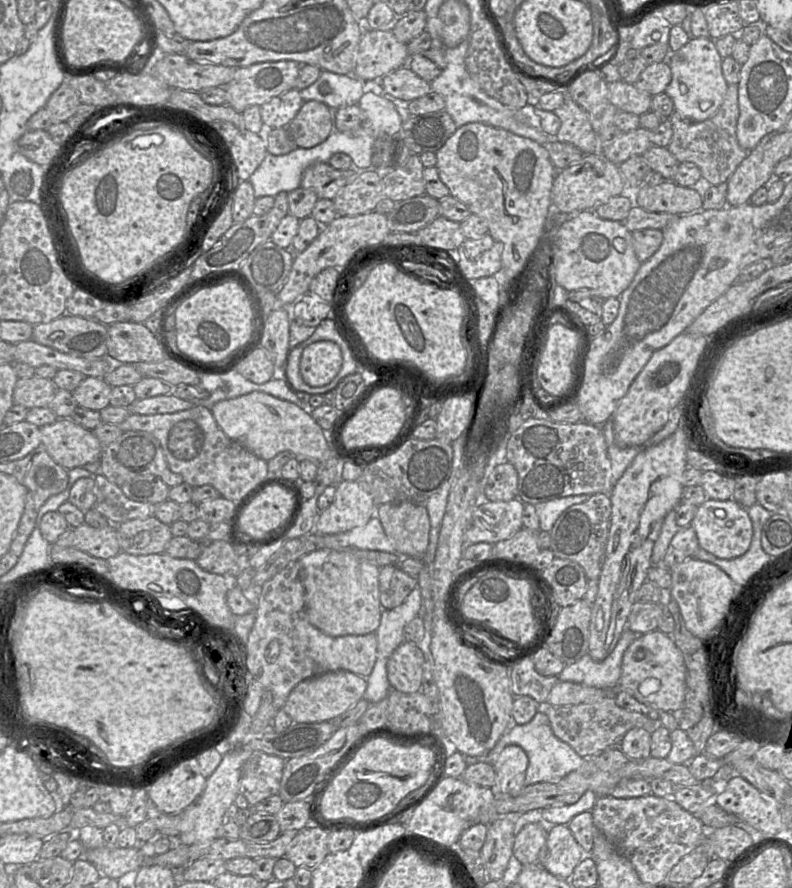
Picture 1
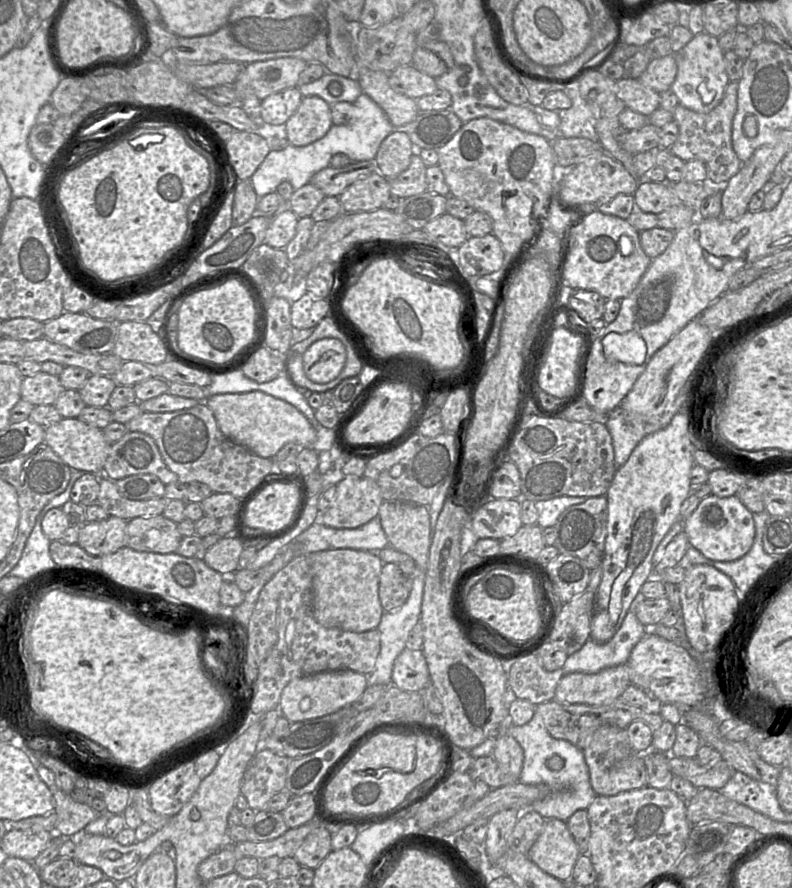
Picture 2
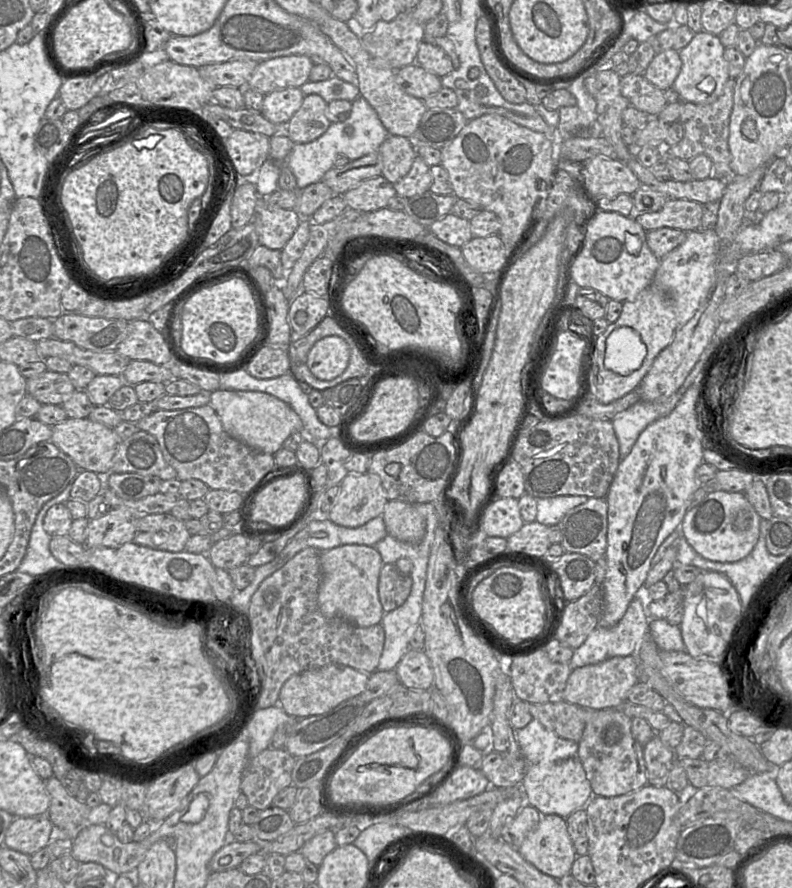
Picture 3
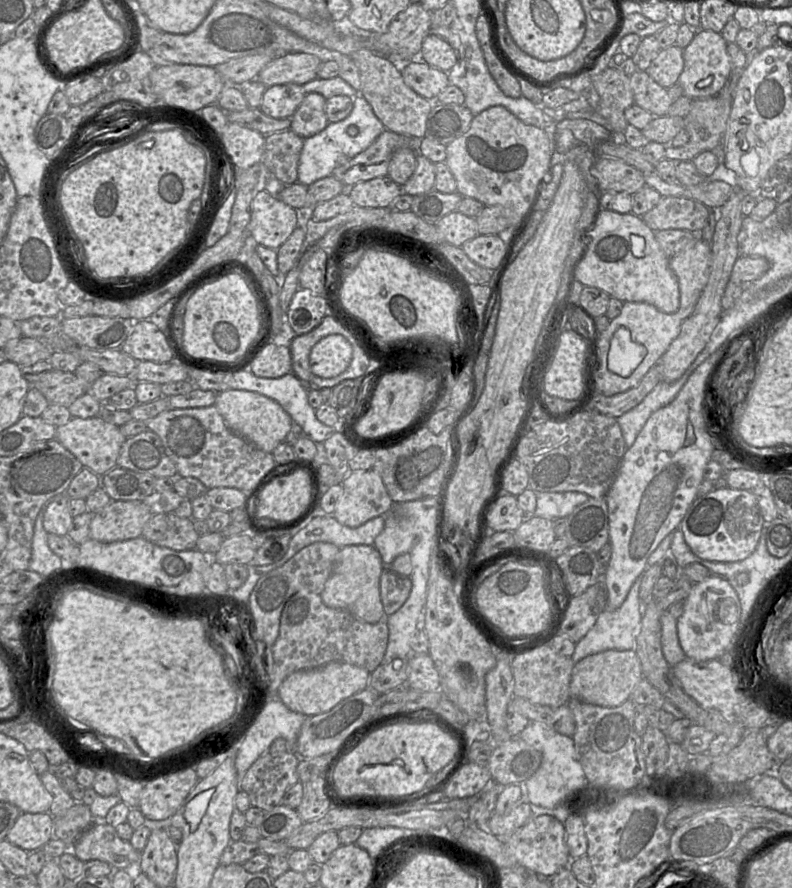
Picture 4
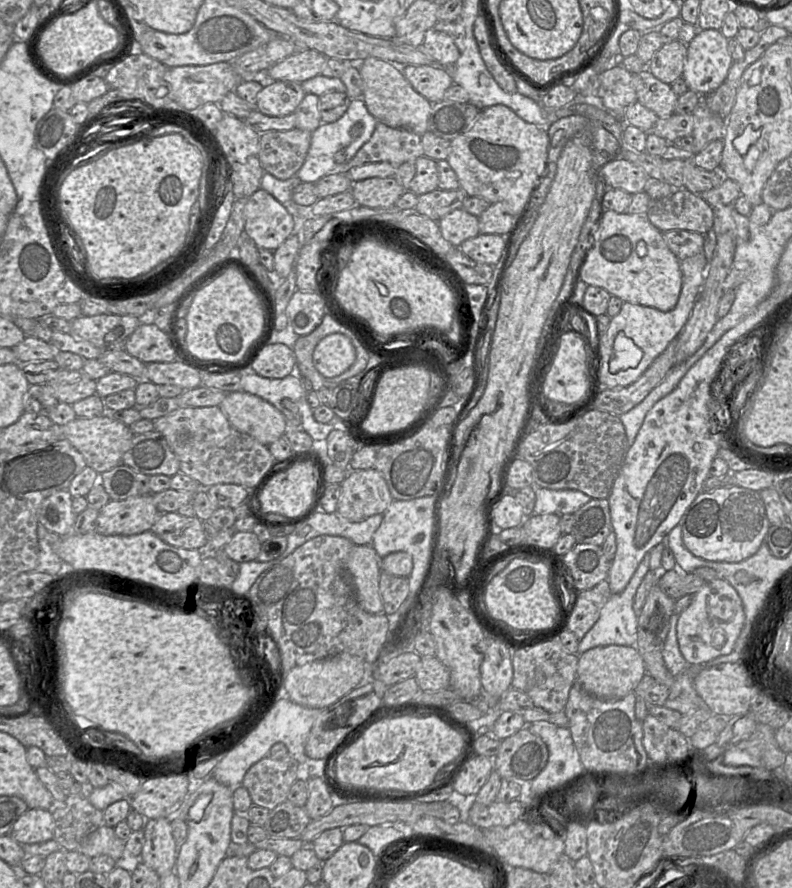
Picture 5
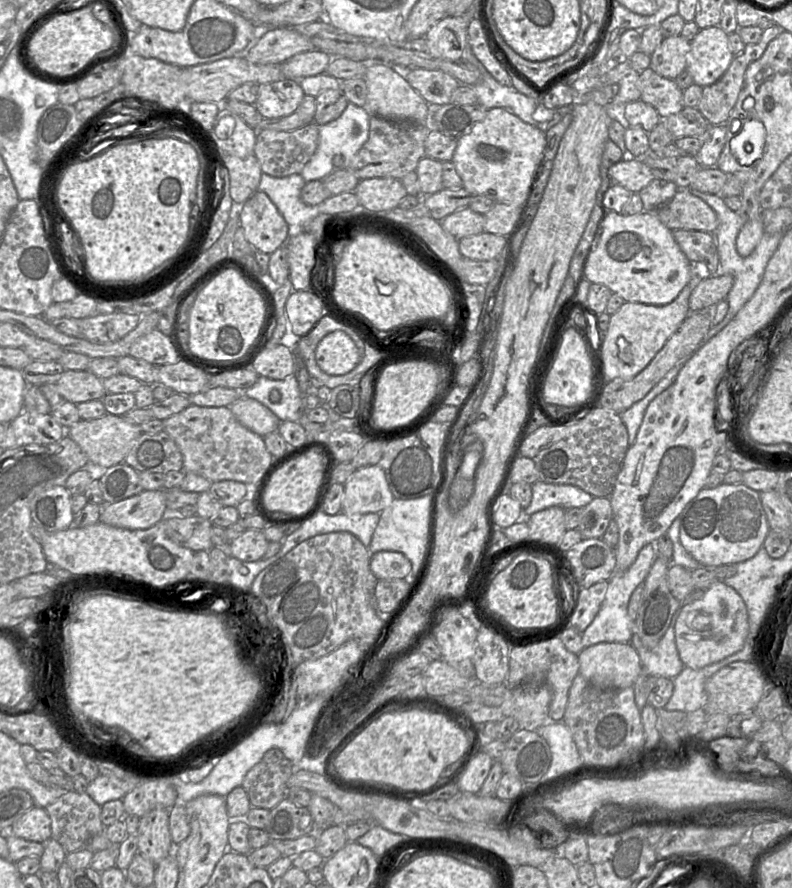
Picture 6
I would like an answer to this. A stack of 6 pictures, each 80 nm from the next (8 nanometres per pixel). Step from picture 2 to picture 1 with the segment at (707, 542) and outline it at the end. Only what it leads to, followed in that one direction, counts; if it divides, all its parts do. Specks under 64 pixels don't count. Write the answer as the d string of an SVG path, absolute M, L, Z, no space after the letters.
M707 499L698 506L690 524L697 535L702 549L720 559L733 559L745 554L752 542L753 525L747 510L734 499Z

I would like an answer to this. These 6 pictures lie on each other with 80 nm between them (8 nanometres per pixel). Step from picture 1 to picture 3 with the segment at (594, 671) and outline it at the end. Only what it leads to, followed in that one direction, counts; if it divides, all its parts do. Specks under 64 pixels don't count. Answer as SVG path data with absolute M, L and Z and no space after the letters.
M643 595L634 597L626 613L615 626L604 628L598 625L590 633L585 642L577 649L574 649L573 656L568 663L570 670L572 671L582 666L597 664L612 657L635 654L641 640L643 640L648 633L649 620L646 611L646 598Z

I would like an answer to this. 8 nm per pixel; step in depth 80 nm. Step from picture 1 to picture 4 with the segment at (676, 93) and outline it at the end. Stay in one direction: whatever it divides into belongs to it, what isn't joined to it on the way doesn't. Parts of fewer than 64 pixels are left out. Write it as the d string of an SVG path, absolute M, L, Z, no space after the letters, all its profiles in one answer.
M702 28L696 30L693 39L683 48L684 67L678 83L683 88L684 96L693 100L708 98L716 95L724 87L732 71L727 45L721 32Z

